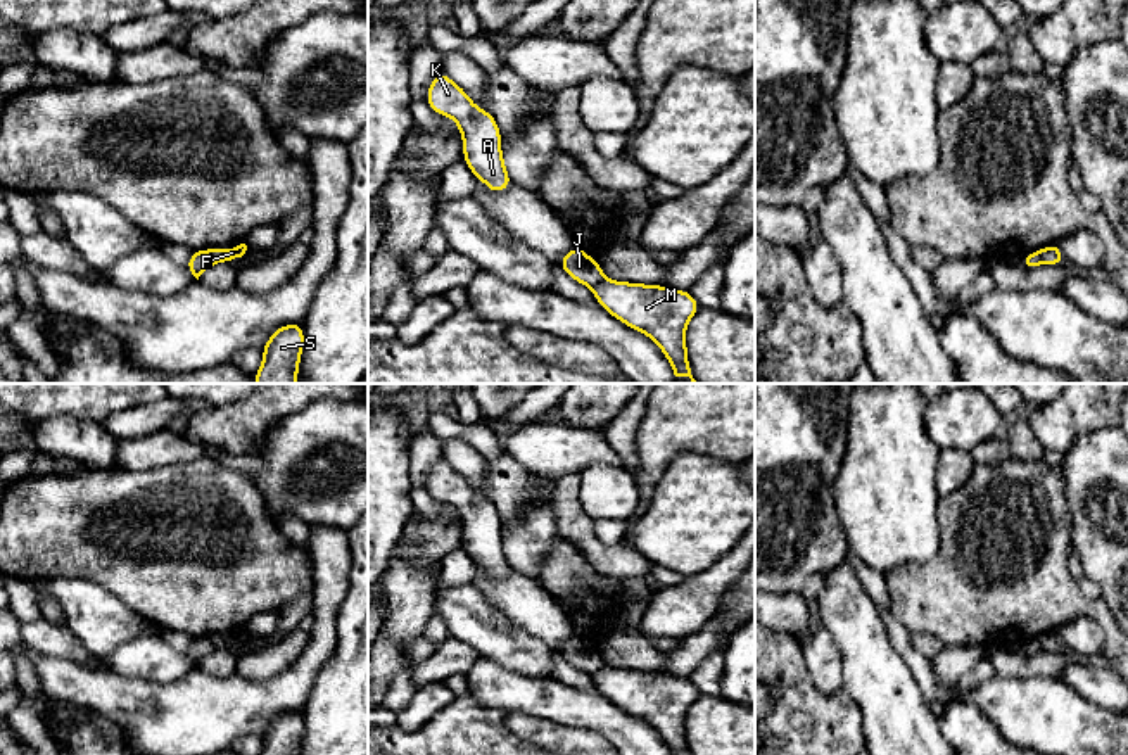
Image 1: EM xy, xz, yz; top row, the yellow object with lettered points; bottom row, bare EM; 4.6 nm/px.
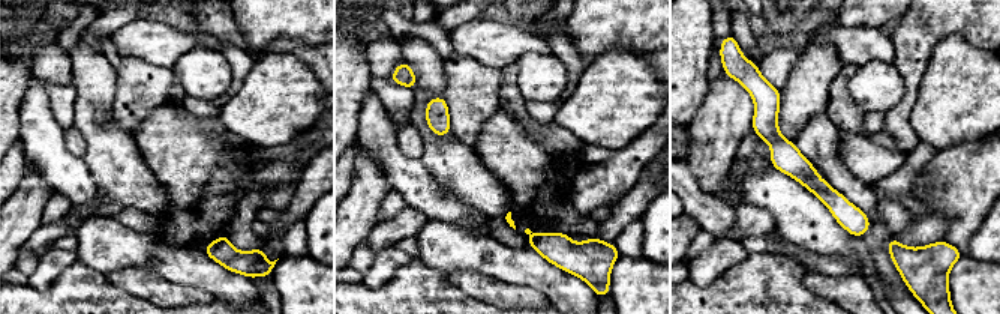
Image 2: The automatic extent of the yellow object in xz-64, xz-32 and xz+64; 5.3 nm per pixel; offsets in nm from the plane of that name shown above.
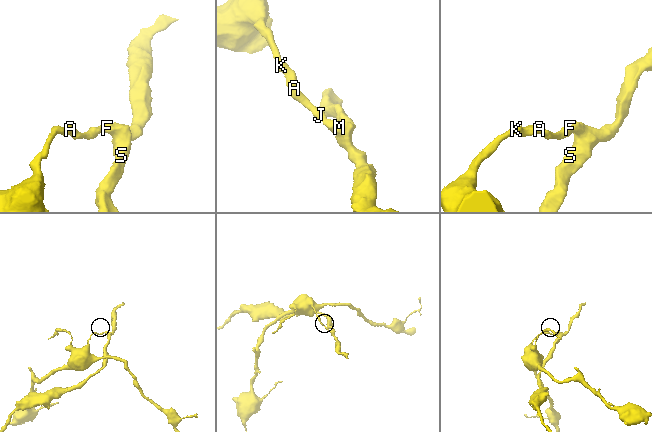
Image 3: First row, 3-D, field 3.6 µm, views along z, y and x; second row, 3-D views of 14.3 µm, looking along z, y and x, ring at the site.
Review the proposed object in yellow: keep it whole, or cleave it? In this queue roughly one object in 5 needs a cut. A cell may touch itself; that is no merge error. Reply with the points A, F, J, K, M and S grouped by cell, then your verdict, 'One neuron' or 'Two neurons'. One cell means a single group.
Groups: A J K / F M S. Two neurons

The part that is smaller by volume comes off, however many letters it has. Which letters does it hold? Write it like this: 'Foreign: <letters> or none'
Foreign: F, M, S

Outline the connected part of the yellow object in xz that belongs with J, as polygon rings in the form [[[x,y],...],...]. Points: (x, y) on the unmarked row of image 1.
[[[580,634],[568,638],[558,651],[570,665],[586,674],[594,674],[605,665],[601,651],[589,644]]]

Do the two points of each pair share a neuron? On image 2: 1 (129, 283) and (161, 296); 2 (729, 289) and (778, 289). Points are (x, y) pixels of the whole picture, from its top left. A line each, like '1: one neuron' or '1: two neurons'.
1: one neuron
2: one neuron

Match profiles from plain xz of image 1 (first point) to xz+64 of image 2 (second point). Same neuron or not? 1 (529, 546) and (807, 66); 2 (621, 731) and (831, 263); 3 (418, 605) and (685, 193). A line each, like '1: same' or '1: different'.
1: different
2: same
3: different

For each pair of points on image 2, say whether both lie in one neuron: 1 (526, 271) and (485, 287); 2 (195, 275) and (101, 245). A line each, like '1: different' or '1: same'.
1: different
2: same

